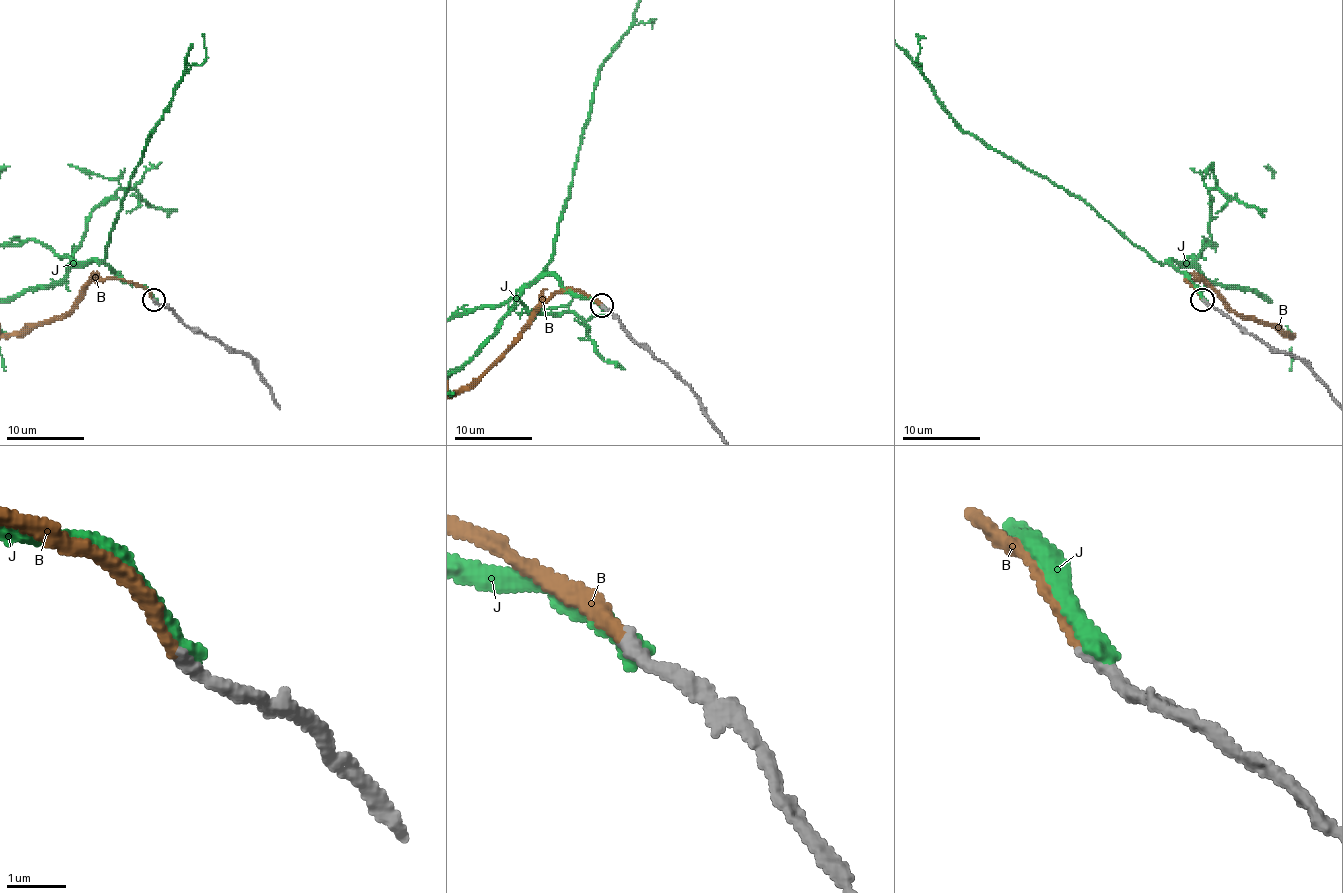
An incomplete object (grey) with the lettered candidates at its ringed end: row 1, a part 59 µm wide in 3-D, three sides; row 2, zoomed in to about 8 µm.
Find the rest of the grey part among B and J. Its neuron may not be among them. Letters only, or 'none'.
B

